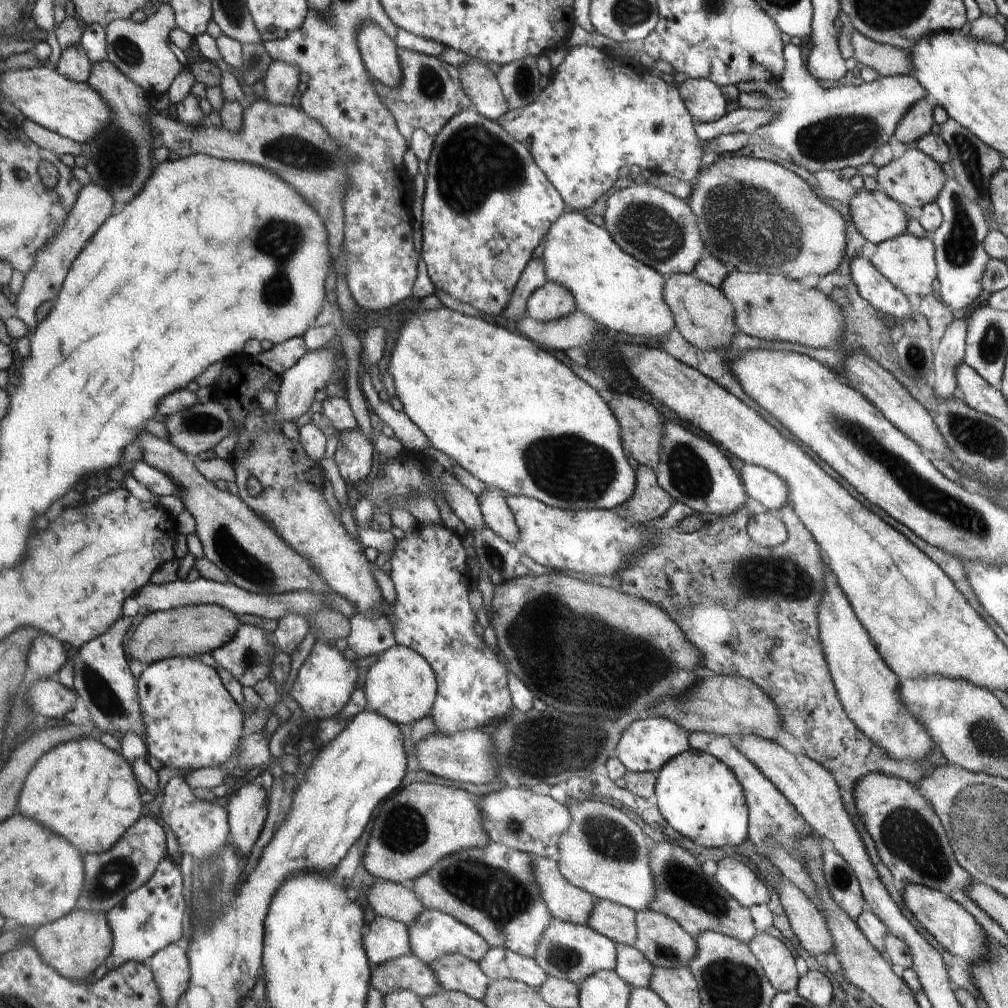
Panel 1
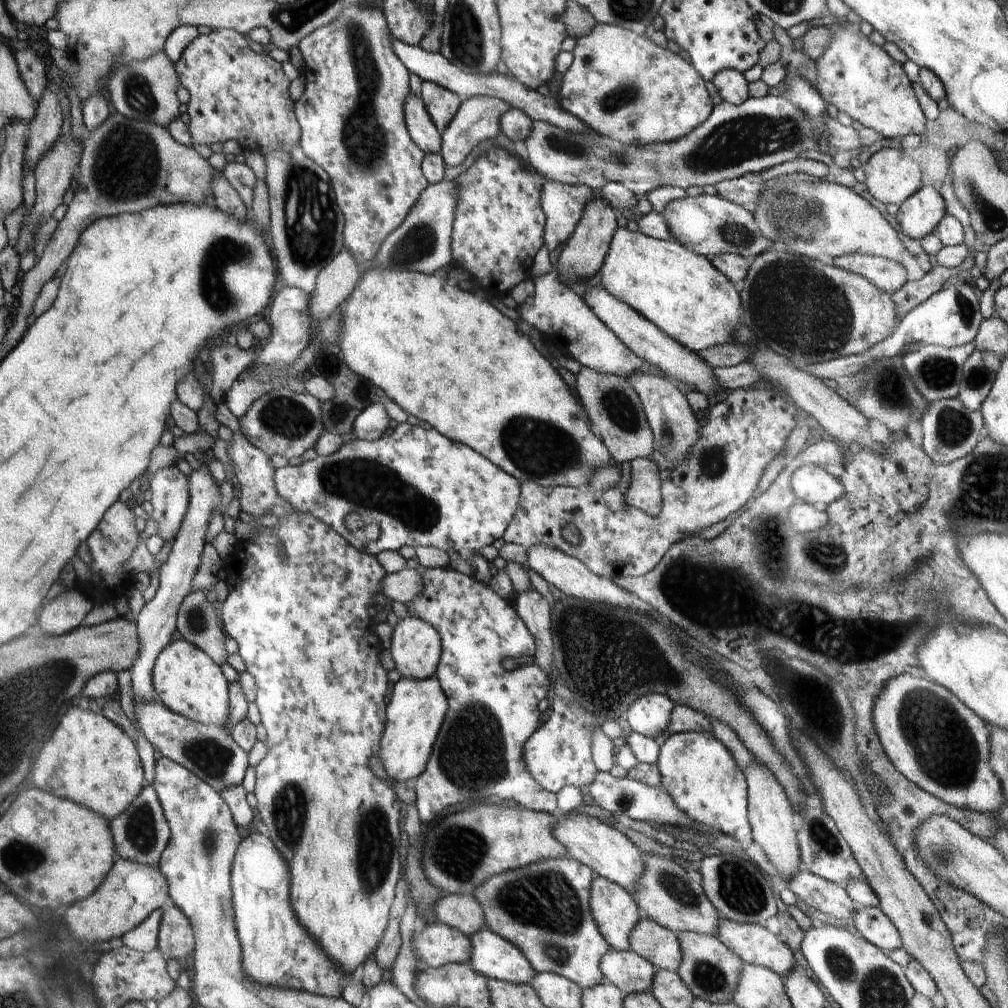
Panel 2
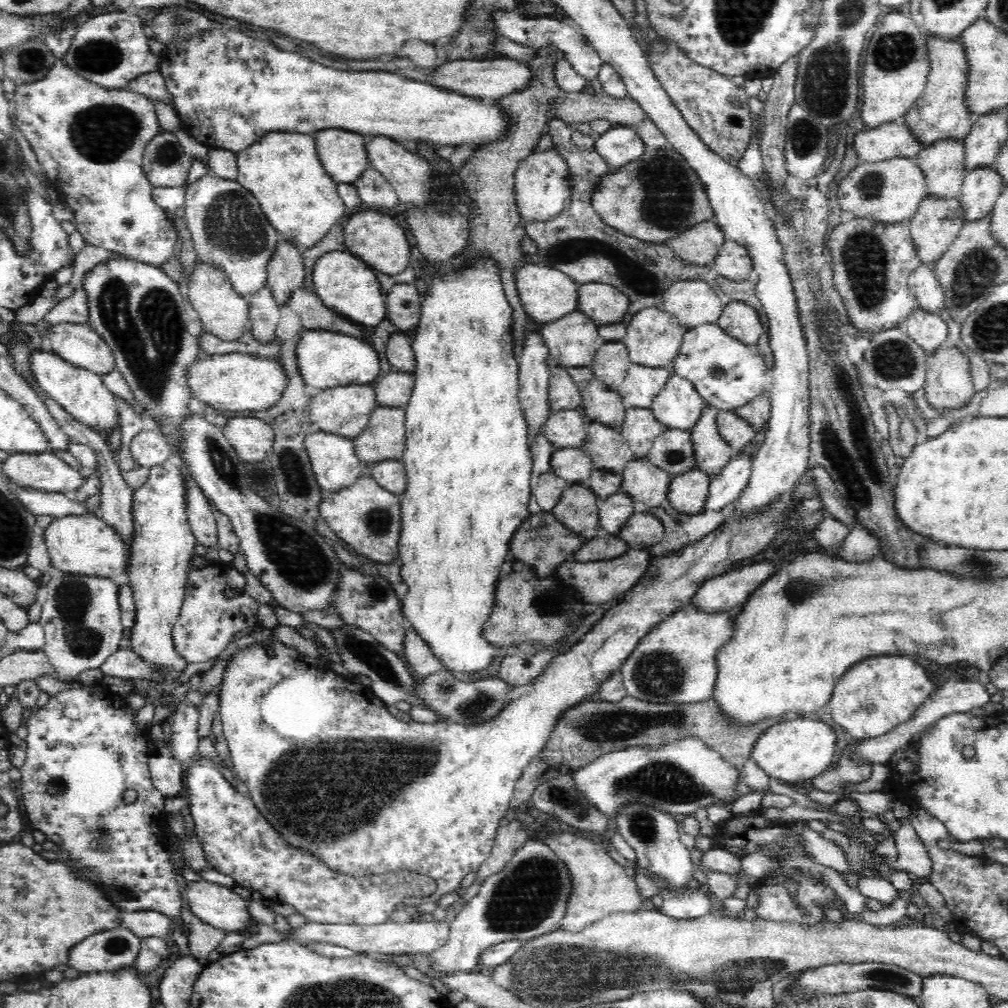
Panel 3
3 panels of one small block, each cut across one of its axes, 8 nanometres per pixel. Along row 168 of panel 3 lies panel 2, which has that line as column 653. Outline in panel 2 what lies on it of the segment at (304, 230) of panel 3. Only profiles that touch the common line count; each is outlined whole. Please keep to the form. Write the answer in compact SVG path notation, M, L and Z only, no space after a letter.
M624 227L615 230L611 238L603 268L600 269L600 284L617 299L624 301L661 331L671 335L676 342L692 352L699 353L714 345L733 342L735 328L740 324L739 291L731 281L701 254L696 254L687 247L674 241L663 241L640 231L630 231Z

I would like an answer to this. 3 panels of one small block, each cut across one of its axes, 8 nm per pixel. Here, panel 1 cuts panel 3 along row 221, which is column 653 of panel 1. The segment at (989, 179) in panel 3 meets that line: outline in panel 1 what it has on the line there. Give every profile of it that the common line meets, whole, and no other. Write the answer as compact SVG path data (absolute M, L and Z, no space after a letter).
M619 943L618 964L615 966L615 971L631 988L648 988L654 966L644 954L633 946Z

